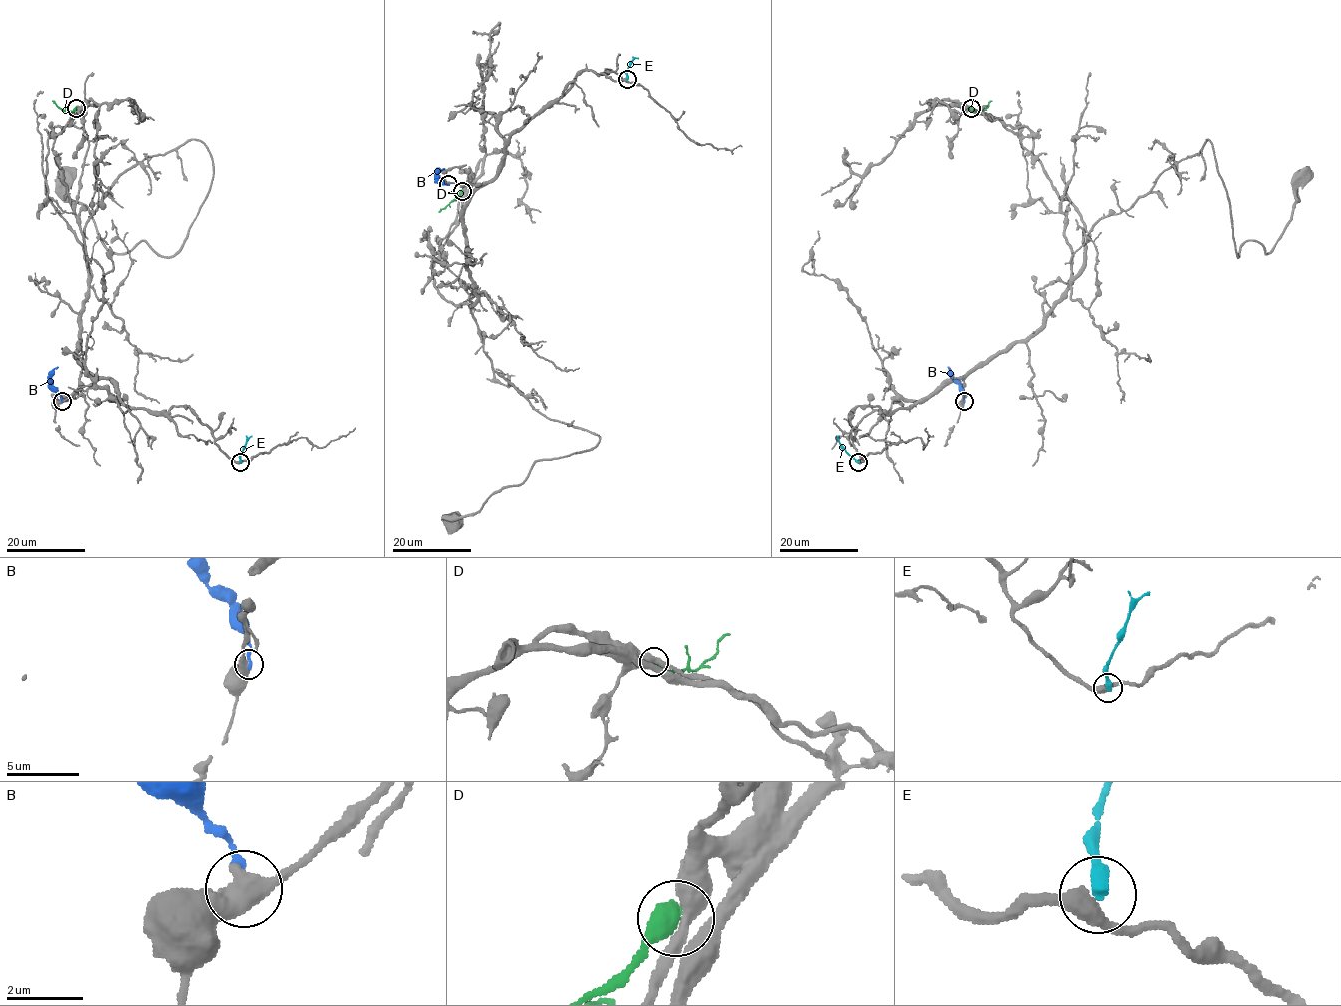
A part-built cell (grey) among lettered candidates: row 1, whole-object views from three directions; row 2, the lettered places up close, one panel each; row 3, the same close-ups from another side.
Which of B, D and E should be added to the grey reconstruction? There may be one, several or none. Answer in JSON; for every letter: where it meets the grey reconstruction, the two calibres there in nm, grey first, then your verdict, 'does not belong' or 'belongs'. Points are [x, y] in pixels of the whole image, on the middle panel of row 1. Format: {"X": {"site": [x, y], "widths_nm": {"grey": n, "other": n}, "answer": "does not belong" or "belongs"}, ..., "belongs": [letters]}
{"B": {"site": [448, 184], "widths_nm": {"grey": 550, "other": 280}, "answer": "does not belong"}, "D": {"site": [462, 191], "widths_nm": {"grey": 420, "other": 600}, "answer": "belongs"}, "E": {"site": [627, 79], "widths_nm": {"grey": 400, "other": 420}, "answer": "does not belong"}, "belongs": ["D"]}

